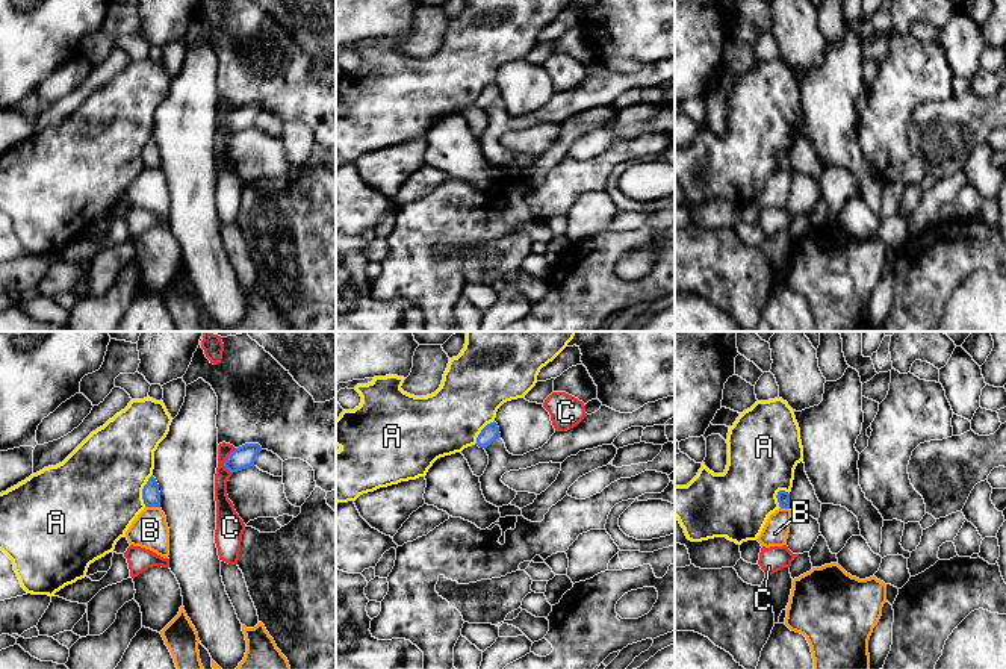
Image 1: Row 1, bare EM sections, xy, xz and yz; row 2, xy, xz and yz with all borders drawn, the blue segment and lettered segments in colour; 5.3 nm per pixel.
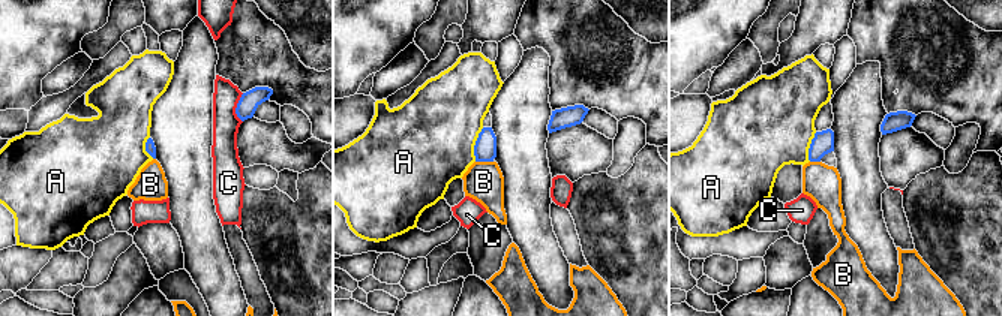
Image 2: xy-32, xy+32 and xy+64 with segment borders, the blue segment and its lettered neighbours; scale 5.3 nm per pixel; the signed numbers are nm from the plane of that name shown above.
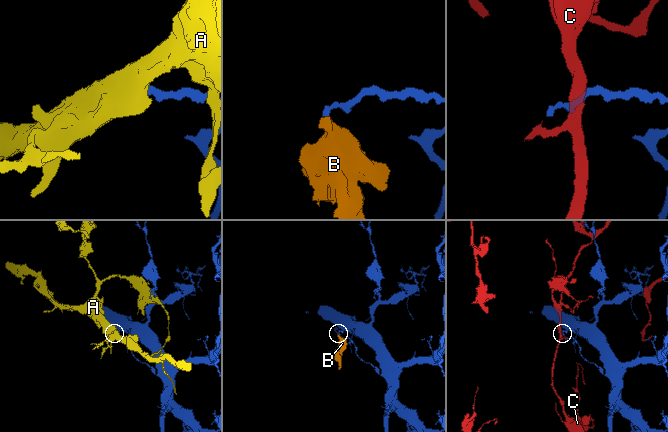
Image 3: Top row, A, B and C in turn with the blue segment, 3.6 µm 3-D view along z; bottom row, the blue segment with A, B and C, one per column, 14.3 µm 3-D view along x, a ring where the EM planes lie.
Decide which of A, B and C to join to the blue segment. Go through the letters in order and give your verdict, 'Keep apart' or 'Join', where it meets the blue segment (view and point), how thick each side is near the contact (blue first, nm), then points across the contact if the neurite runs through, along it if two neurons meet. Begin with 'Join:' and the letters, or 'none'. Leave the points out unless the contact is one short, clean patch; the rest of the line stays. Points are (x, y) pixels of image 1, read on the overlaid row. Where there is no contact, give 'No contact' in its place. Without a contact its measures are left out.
Join: none
A: Keep apart. Touches blue at xy (142, 491). Thickness 100 nm (blue) against 480 nm
B: Keep apart. Touches blue at xy (153, 506). Thickness 100 nm (blue) against 190 nm
C: Keep apart. Touches blue at xy (226, 460). Thickness 120 nm (blue) against 100 nm

